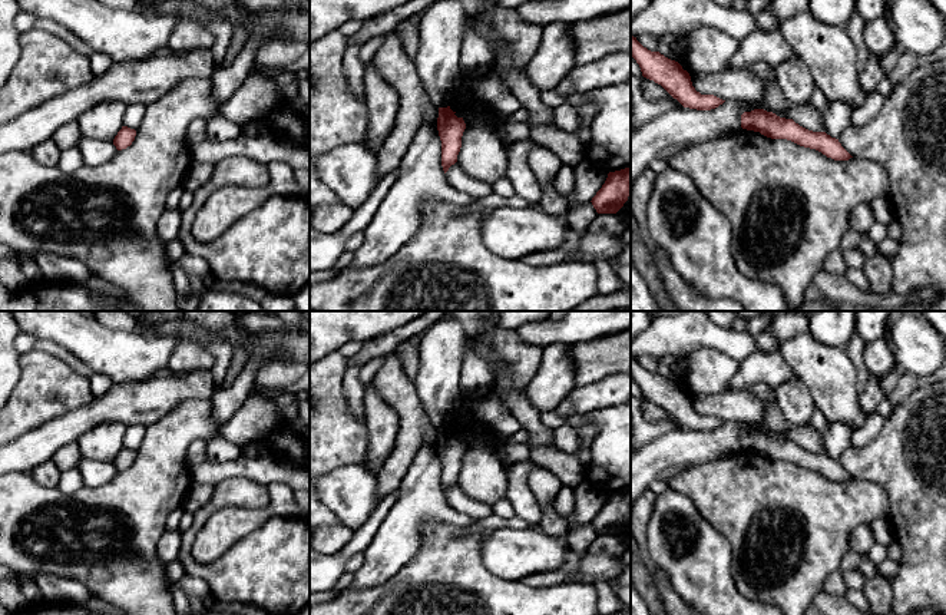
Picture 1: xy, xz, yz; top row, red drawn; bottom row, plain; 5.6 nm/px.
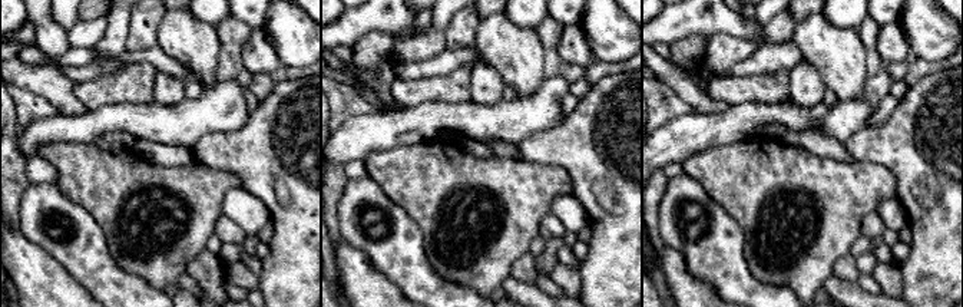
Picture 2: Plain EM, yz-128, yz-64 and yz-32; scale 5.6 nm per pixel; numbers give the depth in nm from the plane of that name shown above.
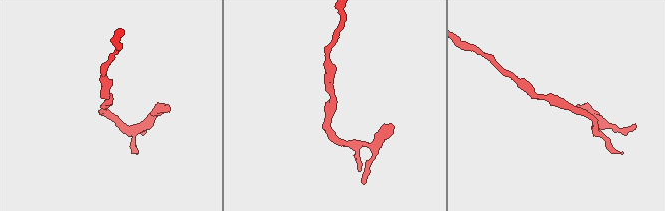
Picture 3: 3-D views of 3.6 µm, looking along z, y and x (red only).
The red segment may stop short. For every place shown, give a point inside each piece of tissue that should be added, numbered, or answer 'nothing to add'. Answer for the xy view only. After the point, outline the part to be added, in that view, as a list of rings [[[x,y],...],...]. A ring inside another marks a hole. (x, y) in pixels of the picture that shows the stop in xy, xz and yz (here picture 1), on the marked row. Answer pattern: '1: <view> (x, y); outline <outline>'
nothing to add

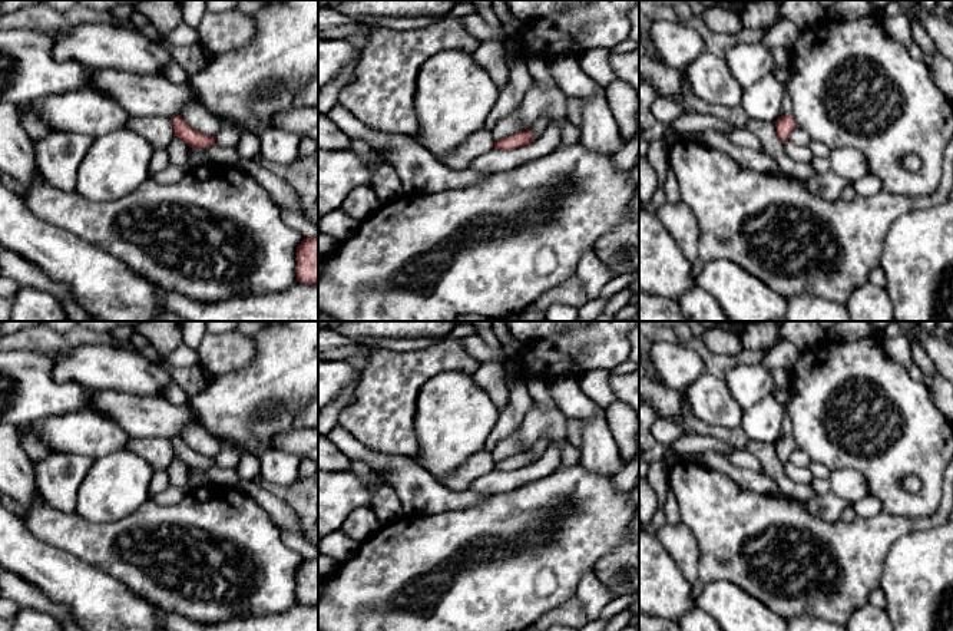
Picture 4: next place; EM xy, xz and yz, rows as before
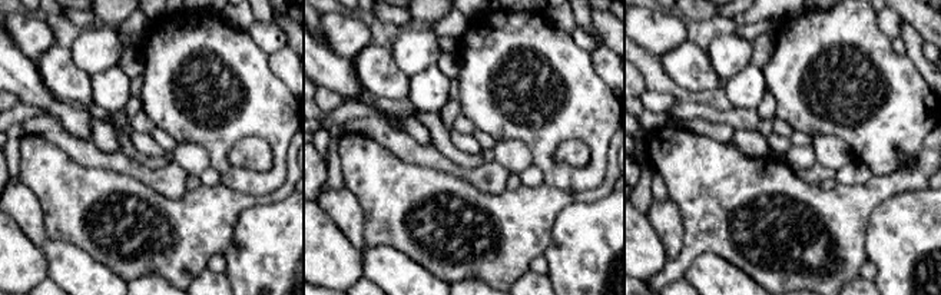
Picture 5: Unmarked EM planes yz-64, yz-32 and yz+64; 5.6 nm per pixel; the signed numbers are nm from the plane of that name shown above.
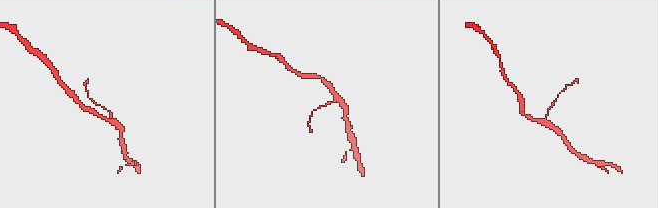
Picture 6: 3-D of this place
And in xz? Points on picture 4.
nothing to add

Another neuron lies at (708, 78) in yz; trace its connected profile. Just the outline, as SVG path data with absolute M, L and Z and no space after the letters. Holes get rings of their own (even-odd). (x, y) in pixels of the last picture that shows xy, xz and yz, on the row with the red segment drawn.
M705 50L682 73L688 89L696 98L711 105L741 105L744 89L731 76L725 59Z

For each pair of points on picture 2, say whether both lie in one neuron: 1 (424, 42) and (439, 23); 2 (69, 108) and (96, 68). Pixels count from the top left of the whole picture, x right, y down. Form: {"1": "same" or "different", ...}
{"1": "same", "2": "different"}

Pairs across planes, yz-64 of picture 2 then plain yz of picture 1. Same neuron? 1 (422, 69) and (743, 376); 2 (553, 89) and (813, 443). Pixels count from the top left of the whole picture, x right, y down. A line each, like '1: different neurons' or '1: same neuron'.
1: same neuron
2: different neurons

